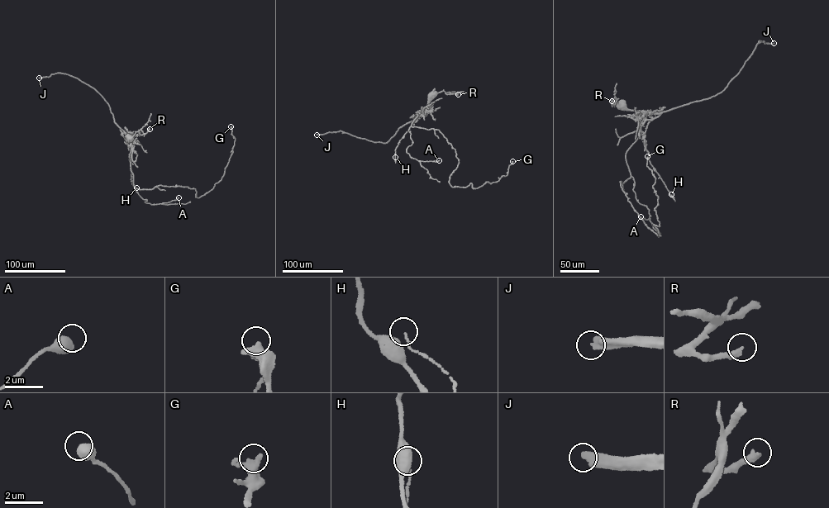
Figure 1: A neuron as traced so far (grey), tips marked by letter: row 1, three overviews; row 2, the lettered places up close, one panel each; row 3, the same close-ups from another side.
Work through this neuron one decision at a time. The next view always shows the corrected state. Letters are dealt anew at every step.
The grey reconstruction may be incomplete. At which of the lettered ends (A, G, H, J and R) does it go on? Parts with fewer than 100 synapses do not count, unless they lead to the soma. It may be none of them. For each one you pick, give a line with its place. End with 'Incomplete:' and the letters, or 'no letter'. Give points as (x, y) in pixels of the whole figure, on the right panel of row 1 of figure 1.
J: place (774, 43)
Incomplete: J

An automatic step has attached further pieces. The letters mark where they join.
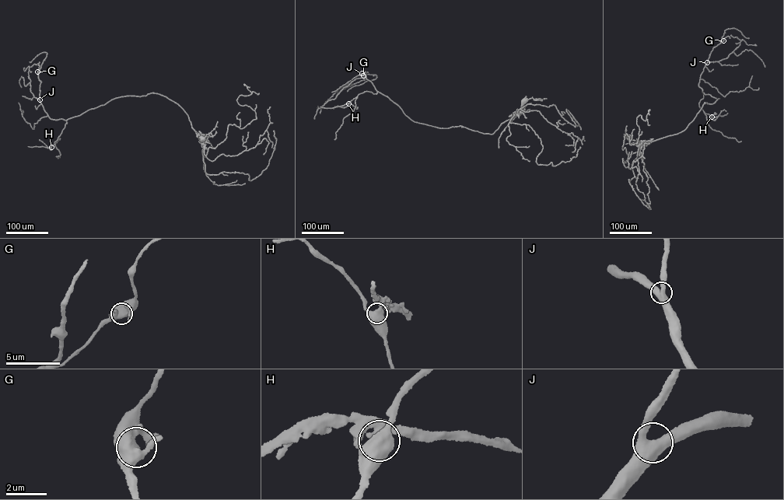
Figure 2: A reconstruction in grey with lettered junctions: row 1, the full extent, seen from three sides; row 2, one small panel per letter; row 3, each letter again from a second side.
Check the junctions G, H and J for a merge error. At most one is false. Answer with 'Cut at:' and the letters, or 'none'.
Cut at: H

